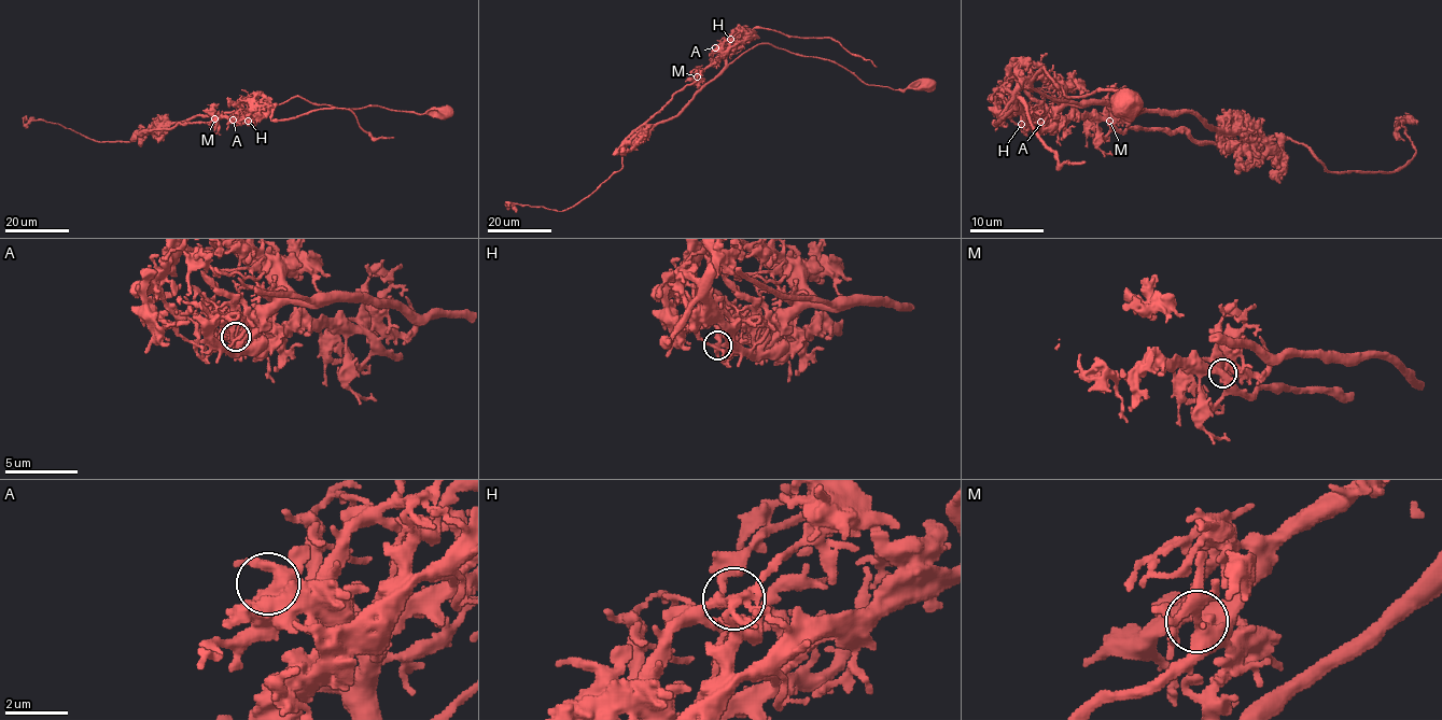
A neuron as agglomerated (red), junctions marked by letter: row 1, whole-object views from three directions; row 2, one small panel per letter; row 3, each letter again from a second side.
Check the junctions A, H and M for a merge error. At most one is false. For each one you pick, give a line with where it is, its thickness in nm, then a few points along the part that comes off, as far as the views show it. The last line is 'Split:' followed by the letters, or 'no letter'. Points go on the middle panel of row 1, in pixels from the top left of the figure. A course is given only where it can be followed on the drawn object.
H: place (730, 39); calibre 280 nm; course (730, 39), (734, 43), (644, 124), (646, 128), (643, 139), (634, 145), (646, 132)
Split: H

